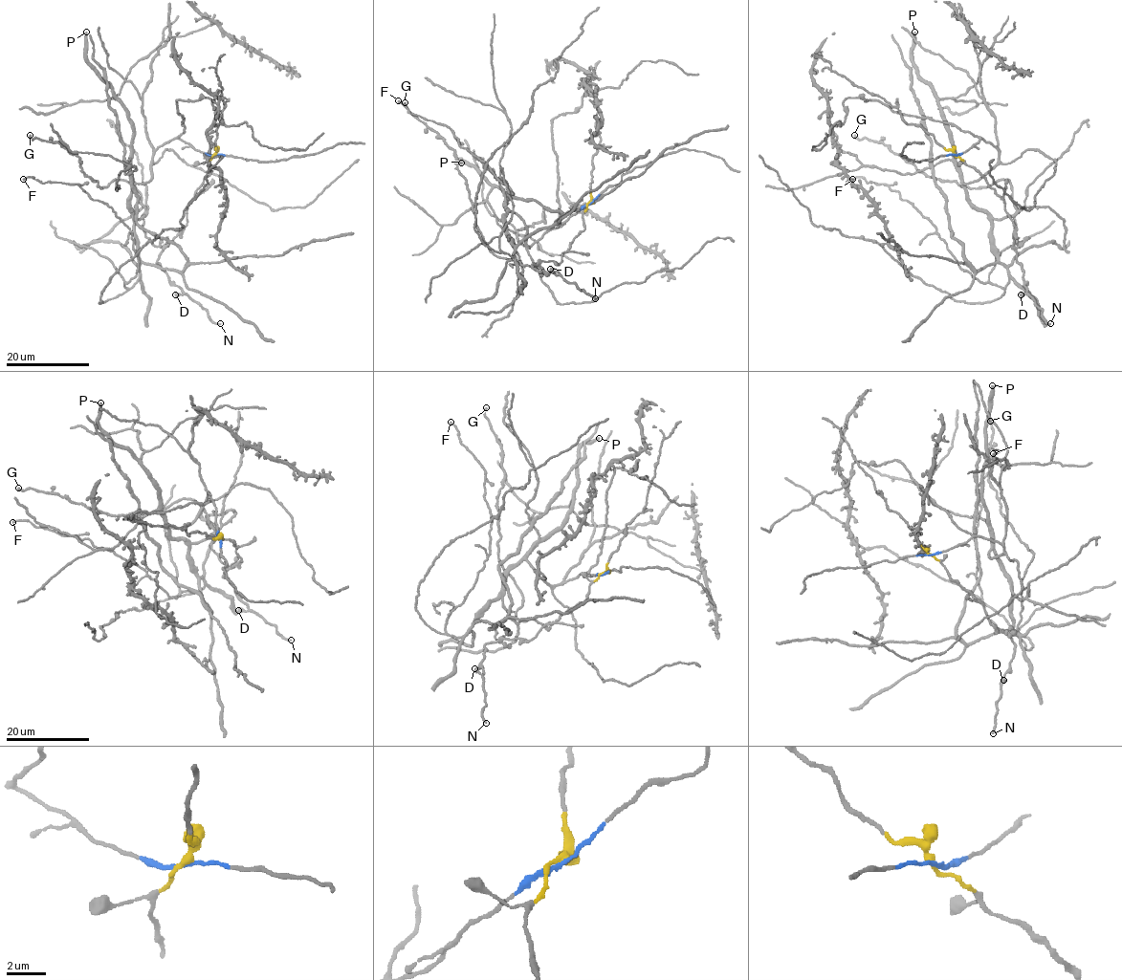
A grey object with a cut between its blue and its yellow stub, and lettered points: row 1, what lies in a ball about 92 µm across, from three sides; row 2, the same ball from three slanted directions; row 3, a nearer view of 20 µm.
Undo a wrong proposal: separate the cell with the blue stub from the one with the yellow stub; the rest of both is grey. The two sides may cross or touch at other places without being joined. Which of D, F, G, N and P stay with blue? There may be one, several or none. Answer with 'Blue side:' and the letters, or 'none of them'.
Blue side: F, P

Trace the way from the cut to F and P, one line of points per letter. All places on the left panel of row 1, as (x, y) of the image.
F: (214, 154), (175, 139), (154, 151), (130, 201), (128, 288), (138, 259), (109, 206), (24, 179)
P: (214, 154), (175, 139), (164, 142), (154, 151), (151, 178), (137, 184), (132, 119), (88, 61), (86, 32)

